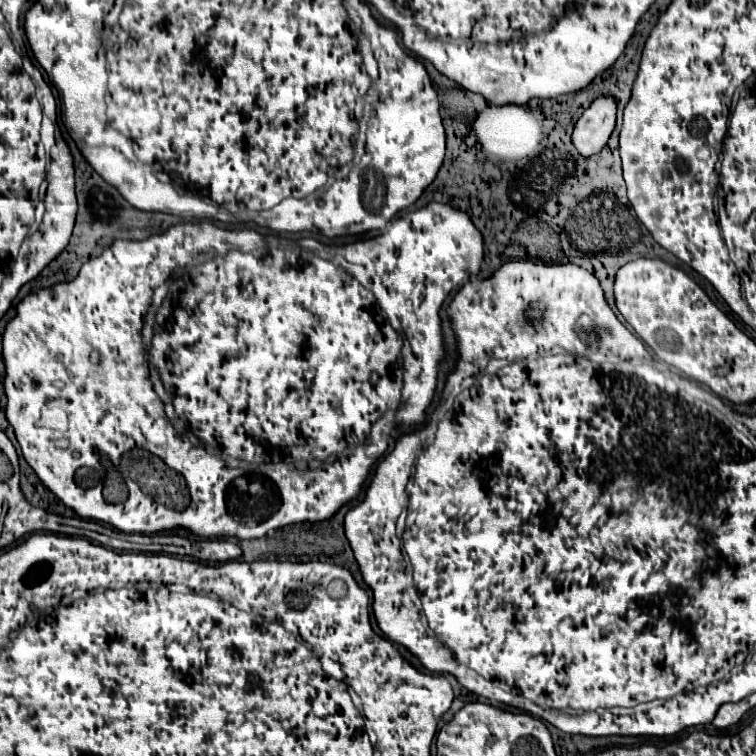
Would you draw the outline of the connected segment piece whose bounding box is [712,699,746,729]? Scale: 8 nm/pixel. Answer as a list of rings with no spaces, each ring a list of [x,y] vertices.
[[[746,699],[744,701],[738,701],[736,705],[722,705],[718,709],[712,725],[718,727],[718,729],[726,729],[726,727],[734,725],[744,713],[746,713]]]

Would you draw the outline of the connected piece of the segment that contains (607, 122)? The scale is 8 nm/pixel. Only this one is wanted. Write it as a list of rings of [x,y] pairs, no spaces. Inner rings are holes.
[[[598,97],[576,121],[572,145],[582,157],[592,157],[608,143],[614,125],[616,101],[612,97]]]

